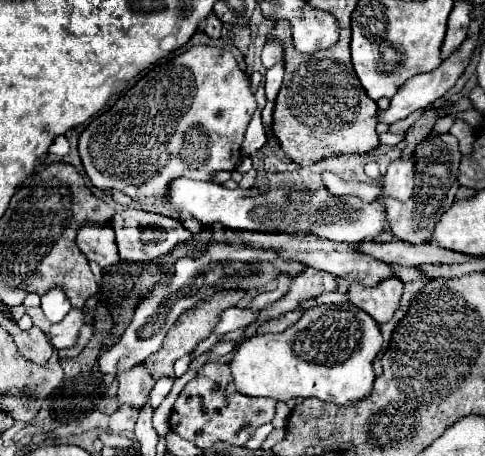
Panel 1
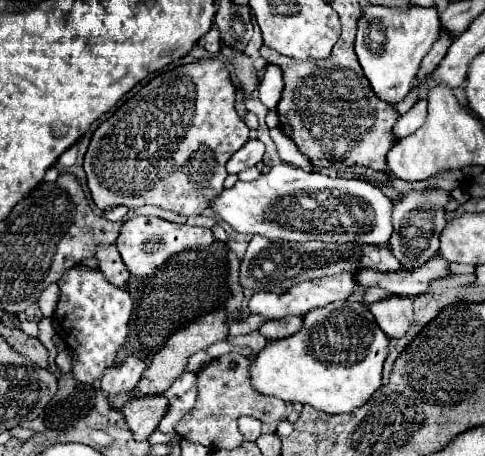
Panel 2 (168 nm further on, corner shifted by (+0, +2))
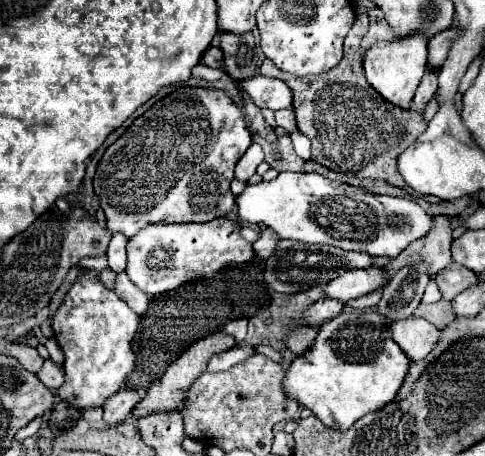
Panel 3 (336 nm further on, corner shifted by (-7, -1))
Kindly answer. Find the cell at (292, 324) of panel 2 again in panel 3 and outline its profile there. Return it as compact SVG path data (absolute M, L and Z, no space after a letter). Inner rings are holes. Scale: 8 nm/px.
M300 327L298 331L294 331L288 339L286 339L286 345L290 347L290 351L292 353L296 353L296 355L304 355L310 347L312 347L312 343L314 343L314 339L316 339L316 329L312 329L312 327Z

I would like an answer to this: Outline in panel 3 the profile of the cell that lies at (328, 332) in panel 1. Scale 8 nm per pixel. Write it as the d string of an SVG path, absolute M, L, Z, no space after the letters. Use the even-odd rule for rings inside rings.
M342 313L330 323L322 325L310 351L292 361L284 375L284 389L288 395L296 397L302 407L308 407L326 427L348 431L350 425L354 425L360 417L370 411L382 409L396 397L406 379L408 367L410 359L390 337L384 317L380 317L378 313Z

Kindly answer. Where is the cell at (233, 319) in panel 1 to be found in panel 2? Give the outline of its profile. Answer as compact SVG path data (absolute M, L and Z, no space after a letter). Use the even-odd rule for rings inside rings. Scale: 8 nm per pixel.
M343 272L343 274L335 274L335 276L325 276L325 278L317 278L317 280L309 280L309 282L301 282L297 286L293 286L291 290L279 294L279 292L269 292L269 290L257 290L247 306L247 314L259 314L263 318L285 318L285 316L303 316L313 308L319 306L327 306L335 300L347 300L349 294L353 294L357 290L357 284L353 282L353 274Z

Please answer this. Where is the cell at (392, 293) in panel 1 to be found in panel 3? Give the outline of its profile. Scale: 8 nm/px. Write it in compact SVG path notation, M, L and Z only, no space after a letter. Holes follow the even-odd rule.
M418 317L394 321L390 331L392 331L392 339L404 349L404 353L412 361L426 359L426 355L436 347L440 339L440 329L436 329L426 319L418 319Z

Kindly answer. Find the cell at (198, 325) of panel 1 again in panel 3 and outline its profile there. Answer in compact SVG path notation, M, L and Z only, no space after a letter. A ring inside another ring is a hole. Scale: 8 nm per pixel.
M220 331L220 333L214 333L214 335L206 337L206 339L200 339L200 341L196 341L194 345L190 345L190 347L166 369L166 373L162 375L162 379L156 381L156 383L152 383L152 385L146 389L142 401L140 401L140 403L136 405L136 409L132 411L132 419L140 419L140 417L146 417L146 415L164 413L164 411L180 411L180 409L182 409L182 403L184 403L186 397L188 397L188 389L192 387L192 383L196 381L196 377L200 377L200 373L206 371L206 365L208 365L210 357L212 357L214 353L228 351L228 349L232 349L234 345L236 345L234 339L232 339L230 335L226 335L226 333L222 333L222 331Z

